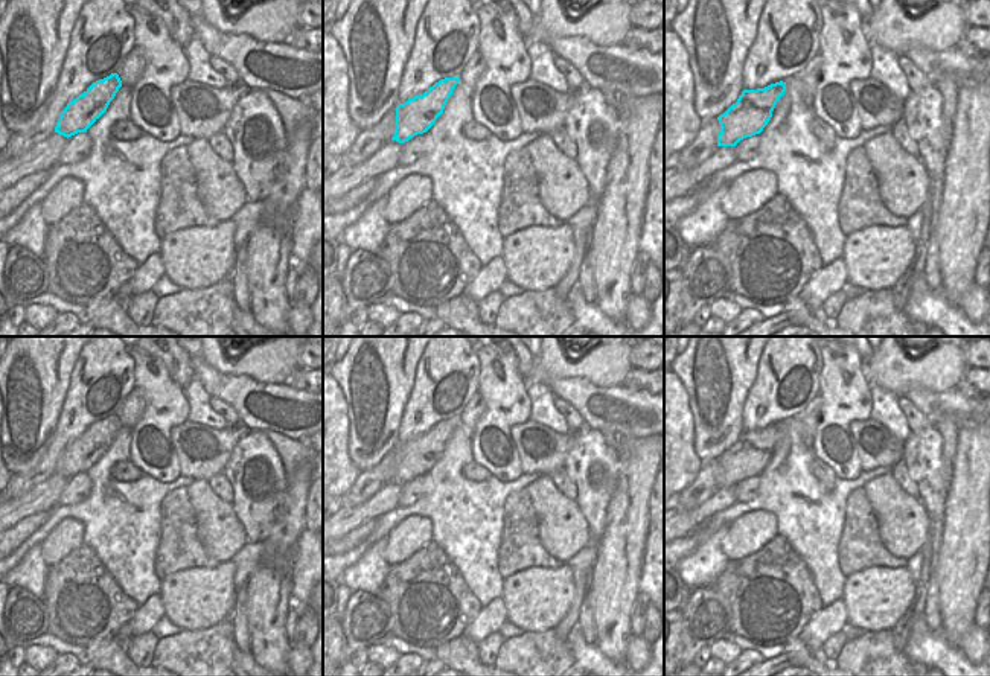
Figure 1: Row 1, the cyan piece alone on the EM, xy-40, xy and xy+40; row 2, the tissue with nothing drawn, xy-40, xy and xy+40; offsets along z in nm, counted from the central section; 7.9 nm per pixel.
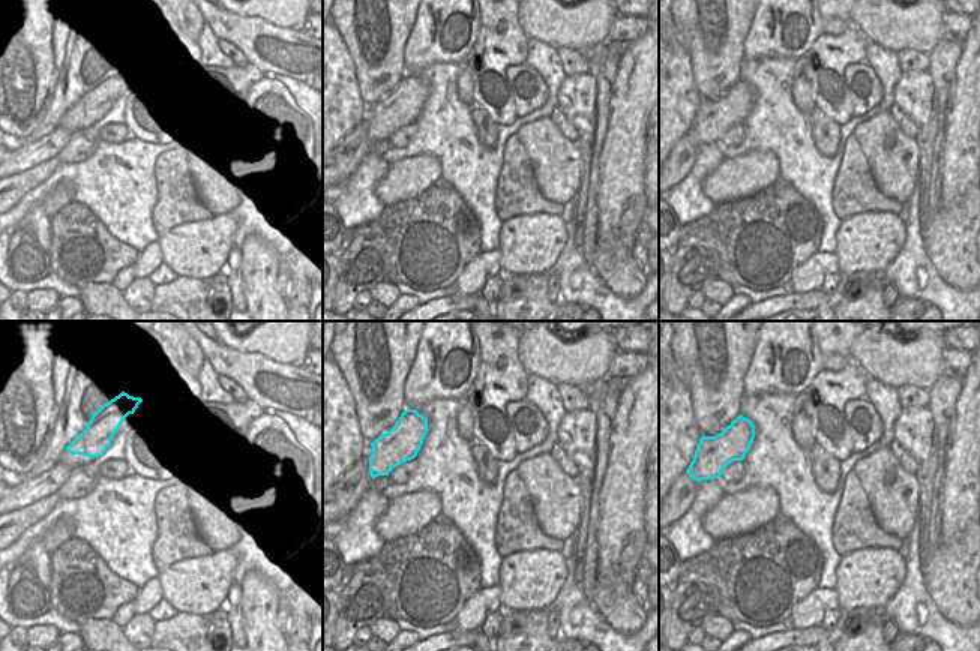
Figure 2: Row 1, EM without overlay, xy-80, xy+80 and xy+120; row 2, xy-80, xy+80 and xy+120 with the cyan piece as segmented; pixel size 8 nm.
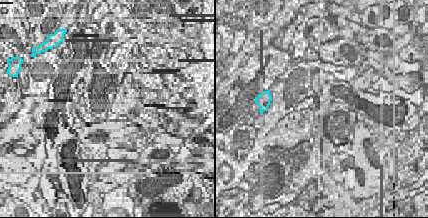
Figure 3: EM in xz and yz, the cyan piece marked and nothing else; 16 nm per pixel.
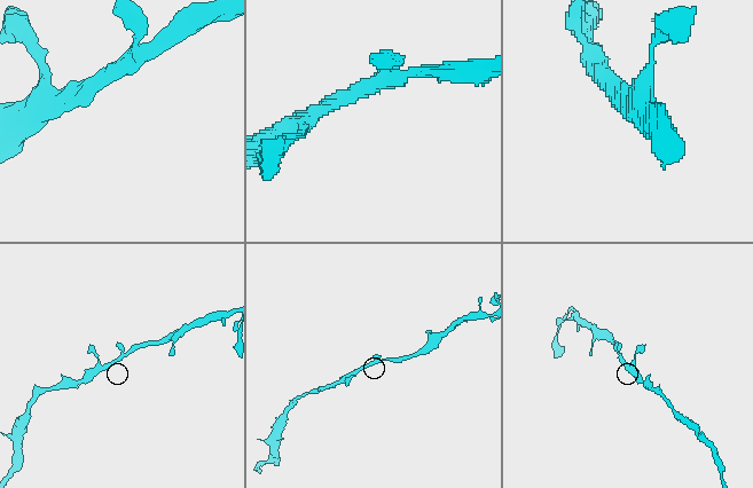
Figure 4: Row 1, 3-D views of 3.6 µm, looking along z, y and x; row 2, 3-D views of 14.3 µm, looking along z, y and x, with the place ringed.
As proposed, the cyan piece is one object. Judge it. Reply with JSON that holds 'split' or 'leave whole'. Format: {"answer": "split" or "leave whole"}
{"answer": "leave whole"}

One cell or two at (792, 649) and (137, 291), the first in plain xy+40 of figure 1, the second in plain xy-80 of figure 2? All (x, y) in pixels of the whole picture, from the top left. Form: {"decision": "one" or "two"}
{"decision": "two"}

